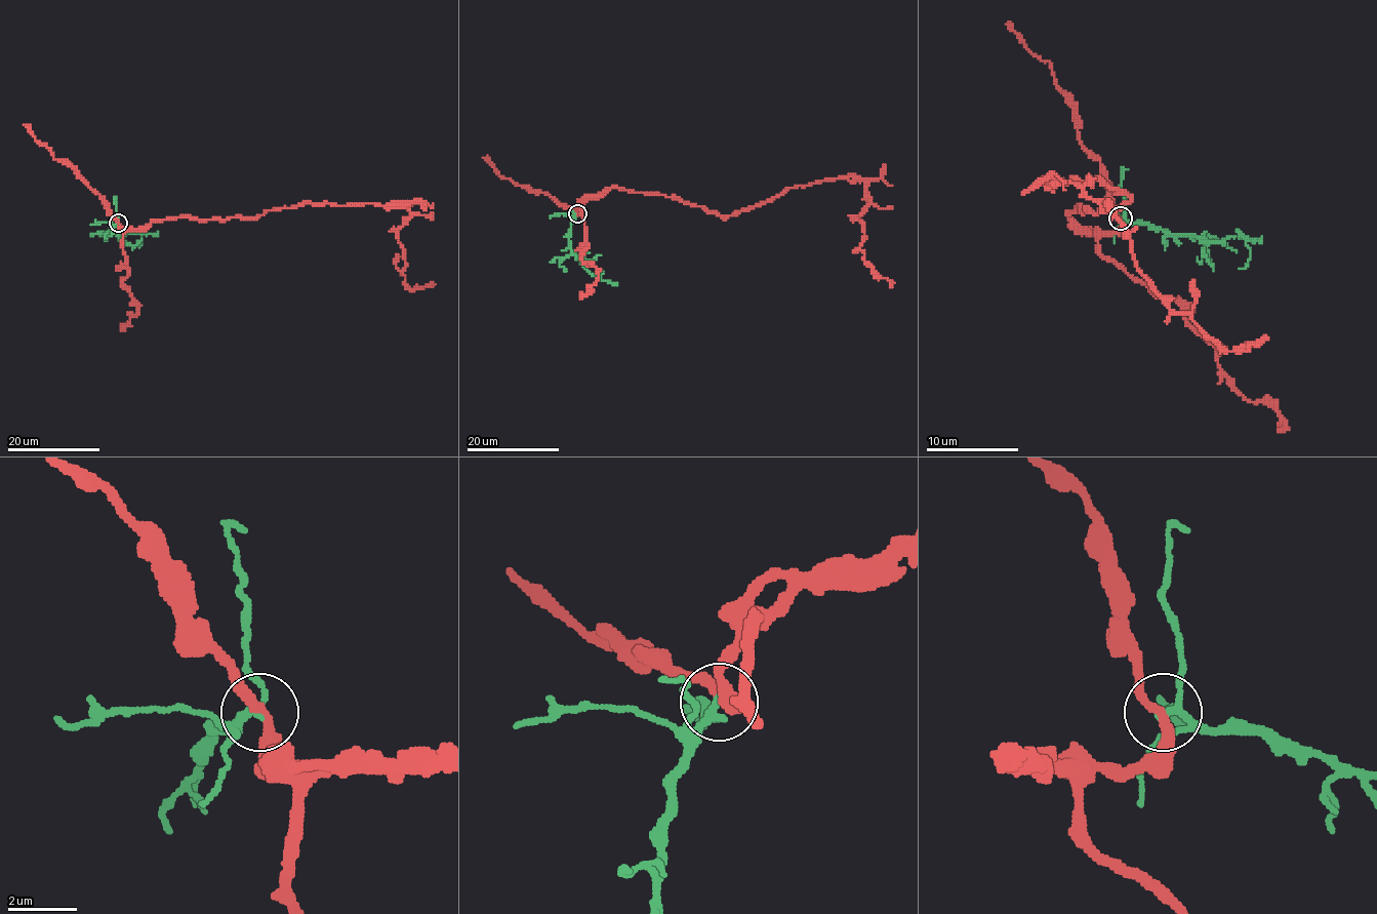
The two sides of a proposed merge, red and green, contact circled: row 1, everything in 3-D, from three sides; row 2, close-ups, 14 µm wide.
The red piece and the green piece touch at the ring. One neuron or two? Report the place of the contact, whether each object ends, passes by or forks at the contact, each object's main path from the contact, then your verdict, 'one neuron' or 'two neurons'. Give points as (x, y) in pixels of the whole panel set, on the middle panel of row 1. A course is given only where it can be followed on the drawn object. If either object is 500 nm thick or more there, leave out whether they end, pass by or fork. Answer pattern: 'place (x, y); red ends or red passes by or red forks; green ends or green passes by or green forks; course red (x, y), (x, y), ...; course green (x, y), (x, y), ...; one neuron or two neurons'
place (577, 213); red passes by; green passes by; course red (577, 213), (623, 188), (726, 219), (857, 175), (869, 201), (859, 248), (892, 287); course green (577, 213), (569, 239), (571, 251), (591, 273), (617, 284); two neurons

